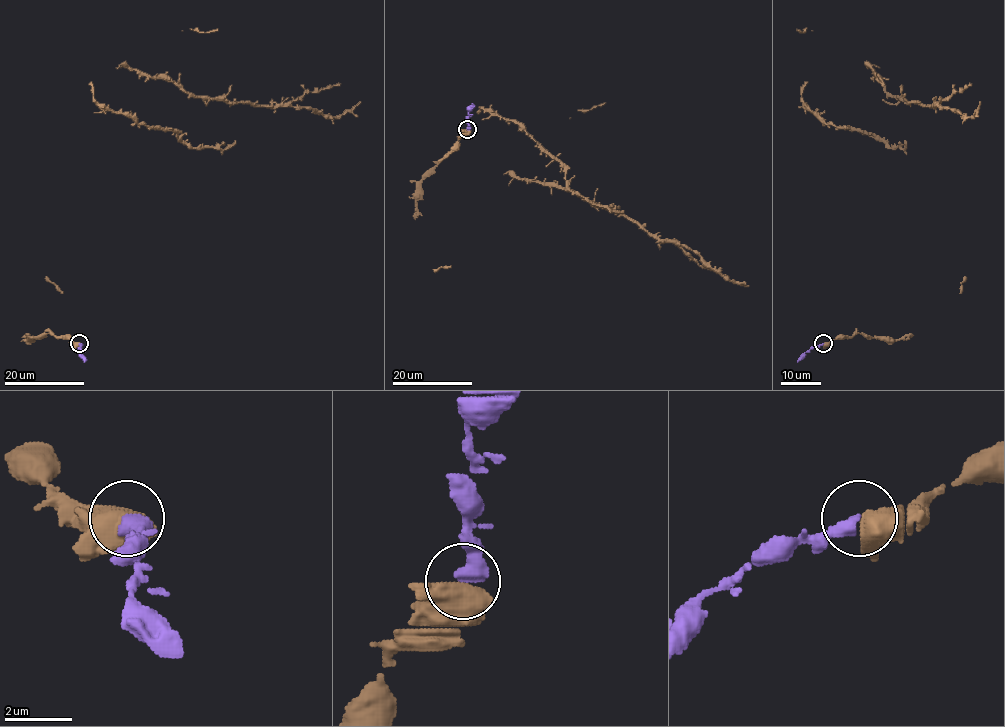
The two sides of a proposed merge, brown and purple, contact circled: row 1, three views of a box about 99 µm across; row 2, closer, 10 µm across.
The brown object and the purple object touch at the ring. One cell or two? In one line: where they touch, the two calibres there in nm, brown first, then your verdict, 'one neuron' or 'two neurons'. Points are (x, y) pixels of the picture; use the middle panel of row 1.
place (467, 129); calibres 750 and 480 nm; one neuron

